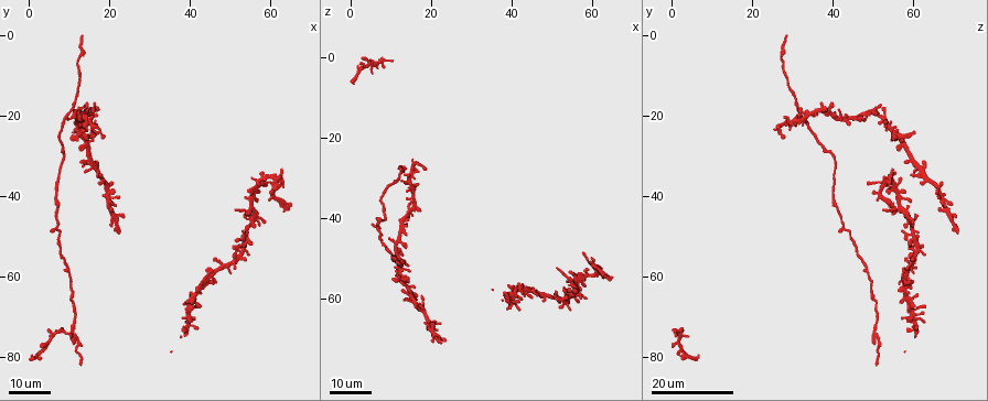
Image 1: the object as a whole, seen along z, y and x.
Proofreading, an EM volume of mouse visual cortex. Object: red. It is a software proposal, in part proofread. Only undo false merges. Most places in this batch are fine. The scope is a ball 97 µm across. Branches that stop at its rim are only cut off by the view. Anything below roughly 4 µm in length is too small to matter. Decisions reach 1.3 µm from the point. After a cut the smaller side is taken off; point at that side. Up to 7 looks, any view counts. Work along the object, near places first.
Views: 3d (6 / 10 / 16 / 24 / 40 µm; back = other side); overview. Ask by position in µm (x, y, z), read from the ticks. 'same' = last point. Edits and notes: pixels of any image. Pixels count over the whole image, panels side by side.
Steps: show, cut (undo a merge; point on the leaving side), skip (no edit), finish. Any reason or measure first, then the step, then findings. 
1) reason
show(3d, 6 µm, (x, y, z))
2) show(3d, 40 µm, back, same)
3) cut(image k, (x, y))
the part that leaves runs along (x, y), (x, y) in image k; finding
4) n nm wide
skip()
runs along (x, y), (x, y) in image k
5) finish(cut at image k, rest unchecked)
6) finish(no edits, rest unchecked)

three arms meet
show(3d, 16 µm, (55.5, 42.5, 56.5))

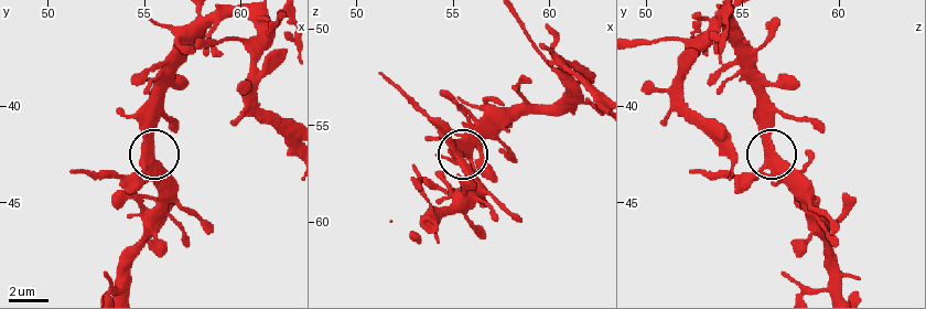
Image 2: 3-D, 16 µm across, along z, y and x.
show(3d, 6 µm, (55.0, 43.0, 56.2))

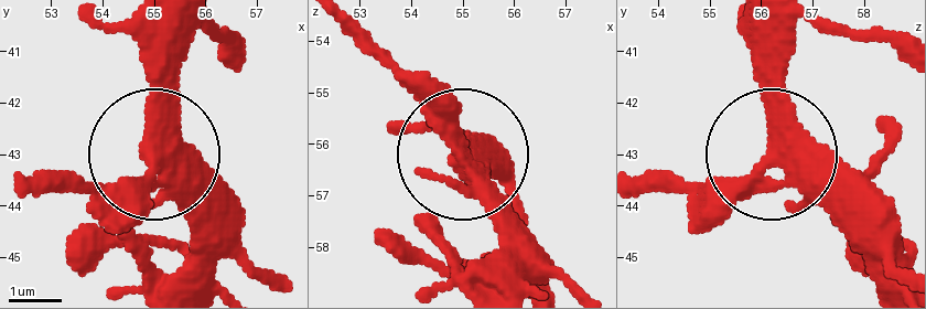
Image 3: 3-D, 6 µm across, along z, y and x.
3 arms
skip()
runs along (167, 286), (189, 208), (162, 168), (62, 194) in image 3; one cell here

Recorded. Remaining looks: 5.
thick turns thin
show(3d, 24 µm, (7.5, 49.5, 44.0))

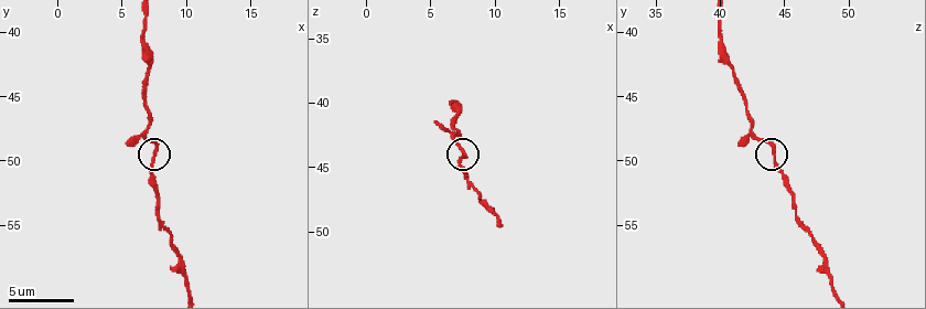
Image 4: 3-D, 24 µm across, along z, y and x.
closer look
show(3d, 10 µm, (7.6, 49.2, 44.2))

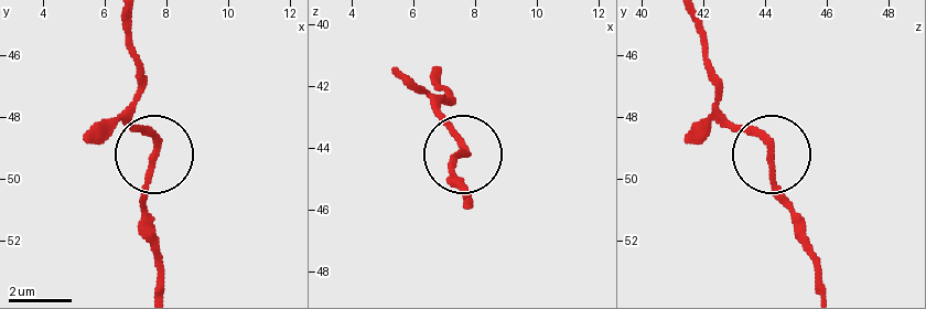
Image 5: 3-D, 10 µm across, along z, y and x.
skip()
runs along (160, 287), (144, 200), (152, 152), (124, 116) in image 5; all the same cell

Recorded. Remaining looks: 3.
calibre changes
show(3d, 16 µm, (11.0, 72.5, 50.0))

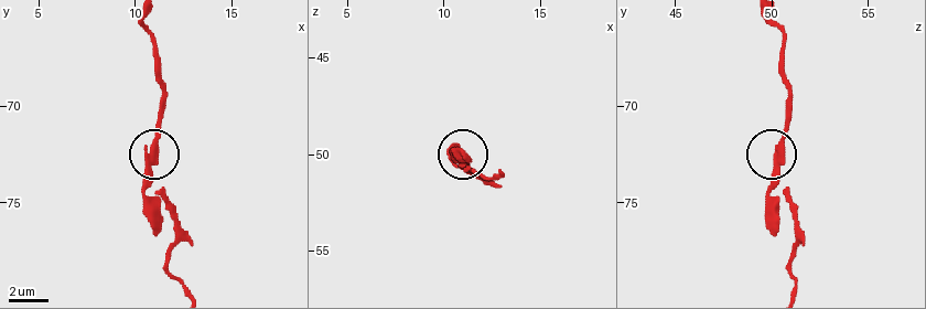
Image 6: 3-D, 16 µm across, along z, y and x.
show(3d, 10 µm, (10.9, 72.2, 50.4))

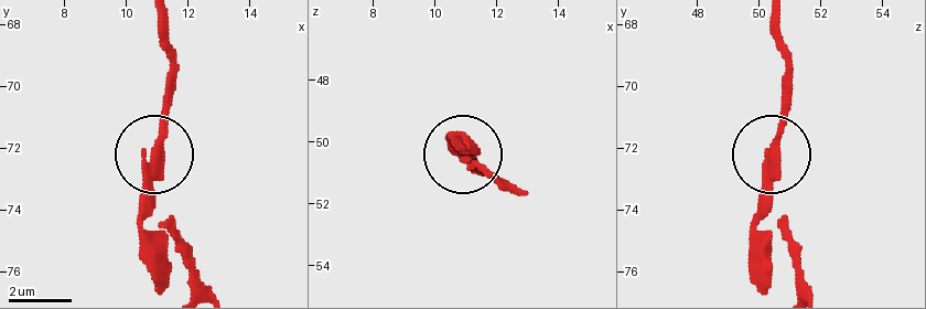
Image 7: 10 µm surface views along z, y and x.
290 nm wide
cut(image 7, (139, 219))
the part that leaves runs along (146, 180), (140, 233), (155, 288) in image 7; a second cell is stuck on

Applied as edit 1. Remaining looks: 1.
finish(cut at image 7, rest unchecked)

